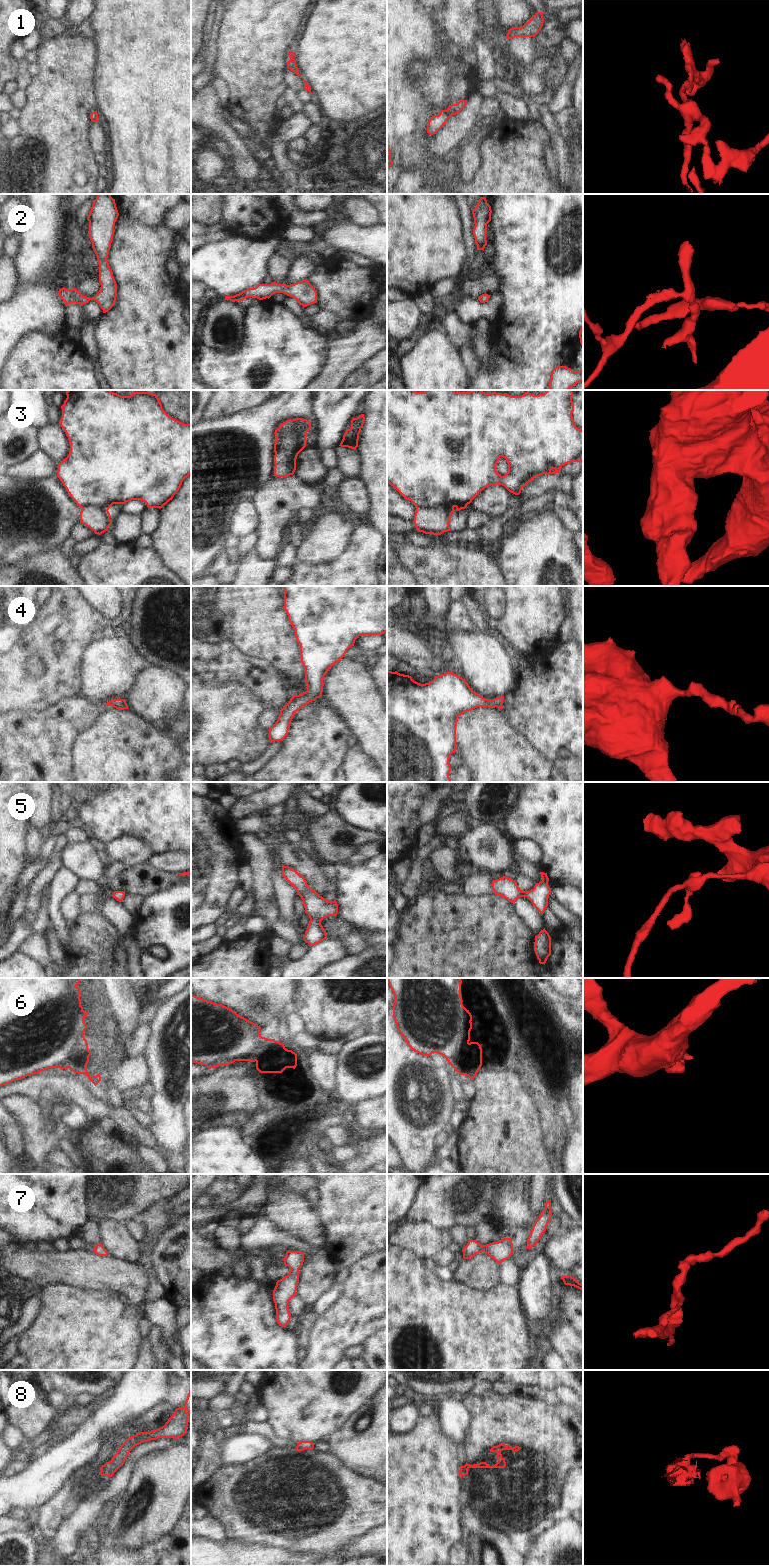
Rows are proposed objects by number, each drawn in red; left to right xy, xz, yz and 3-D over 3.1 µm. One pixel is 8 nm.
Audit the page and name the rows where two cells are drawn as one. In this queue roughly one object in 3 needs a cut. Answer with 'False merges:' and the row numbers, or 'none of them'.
False merges: 3, 8

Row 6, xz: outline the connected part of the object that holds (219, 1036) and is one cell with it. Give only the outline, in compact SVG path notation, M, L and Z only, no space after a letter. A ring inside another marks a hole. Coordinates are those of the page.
M191 993L191 1062L211 1069L235 1061L250 1061L256 1063L260 1073L282 1073L286 1068L295 1069L297 1054L275 1039L262 1037L260 1029L232 1009Z

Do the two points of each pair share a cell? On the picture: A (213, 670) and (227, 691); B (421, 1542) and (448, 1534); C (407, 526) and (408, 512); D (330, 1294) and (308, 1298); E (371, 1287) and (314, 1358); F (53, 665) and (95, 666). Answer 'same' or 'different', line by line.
A: different
B: same
C: different
D: different
E: same
F: different

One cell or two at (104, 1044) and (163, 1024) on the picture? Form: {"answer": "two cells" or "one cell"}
{"answer": "two cells"}

